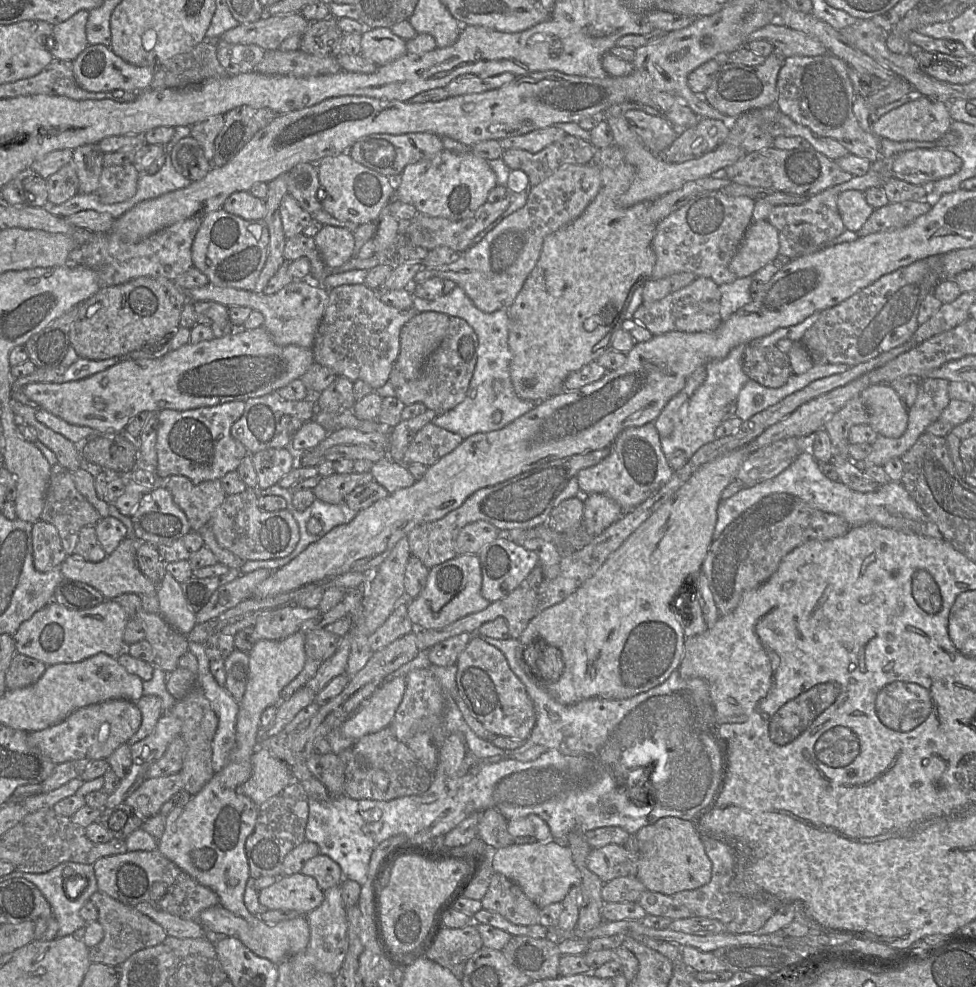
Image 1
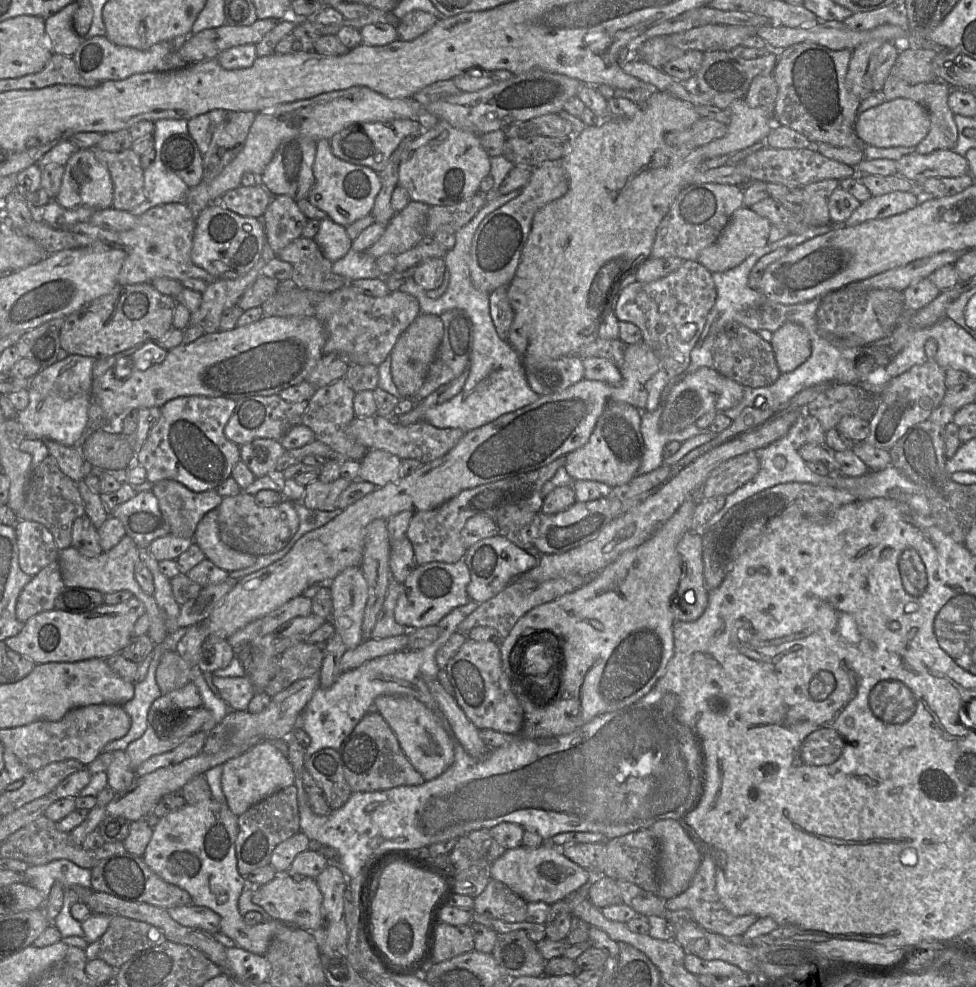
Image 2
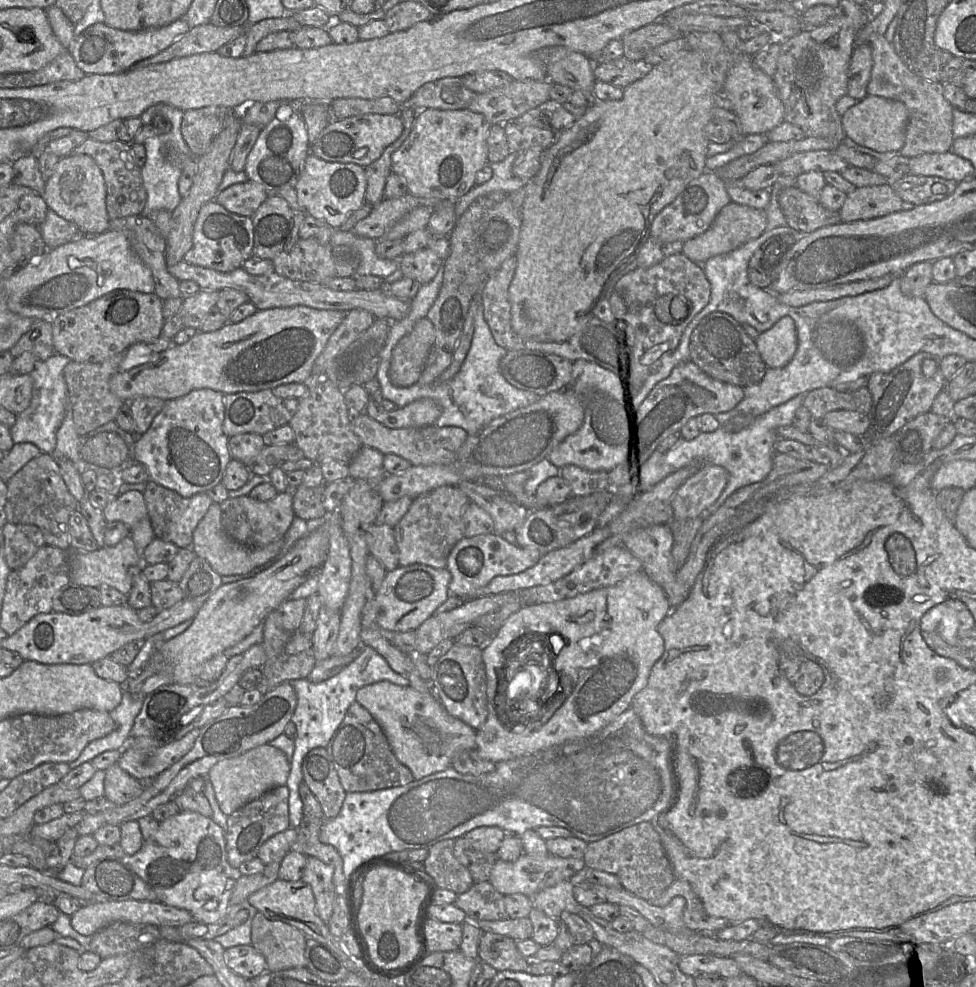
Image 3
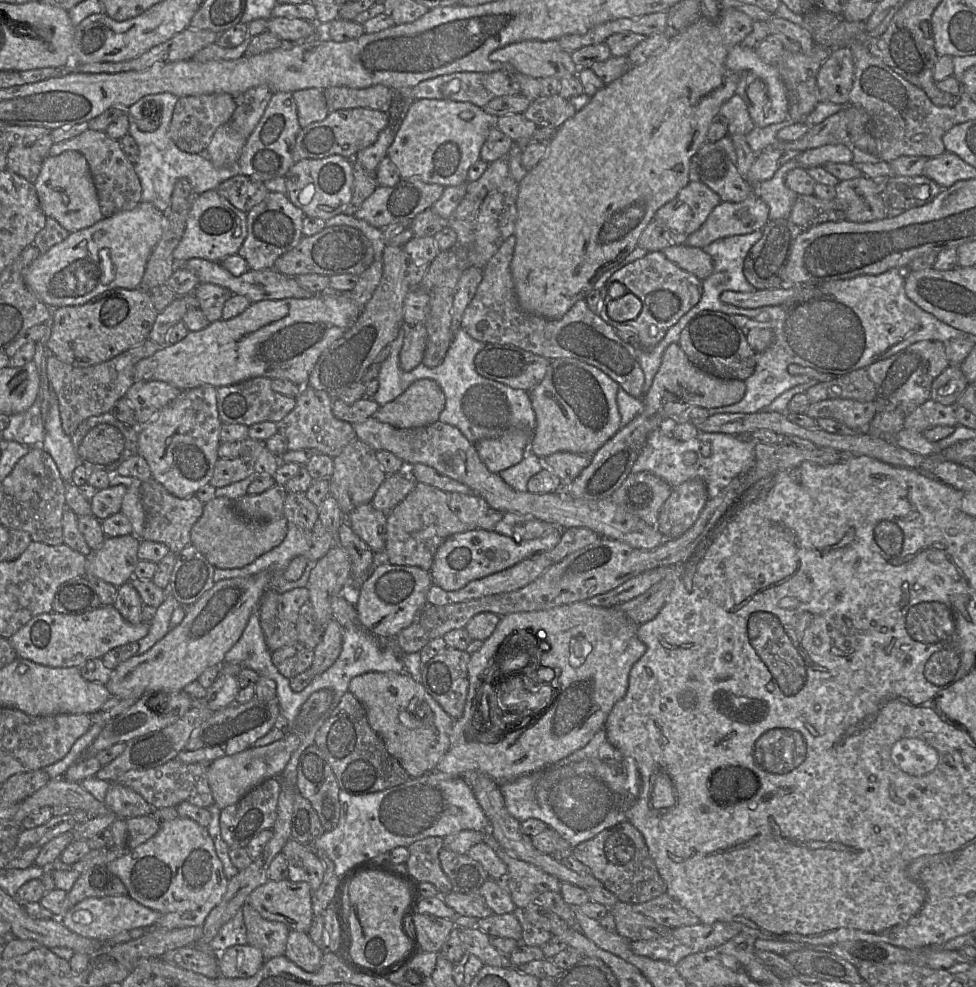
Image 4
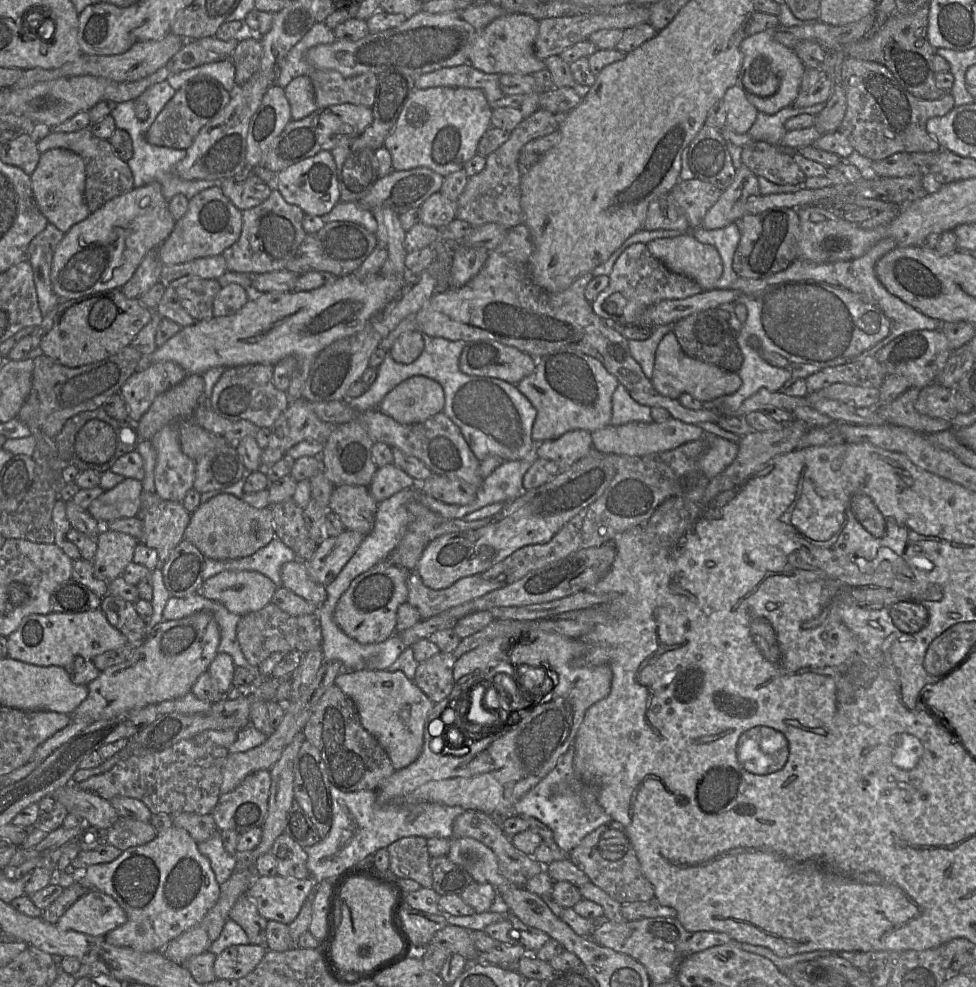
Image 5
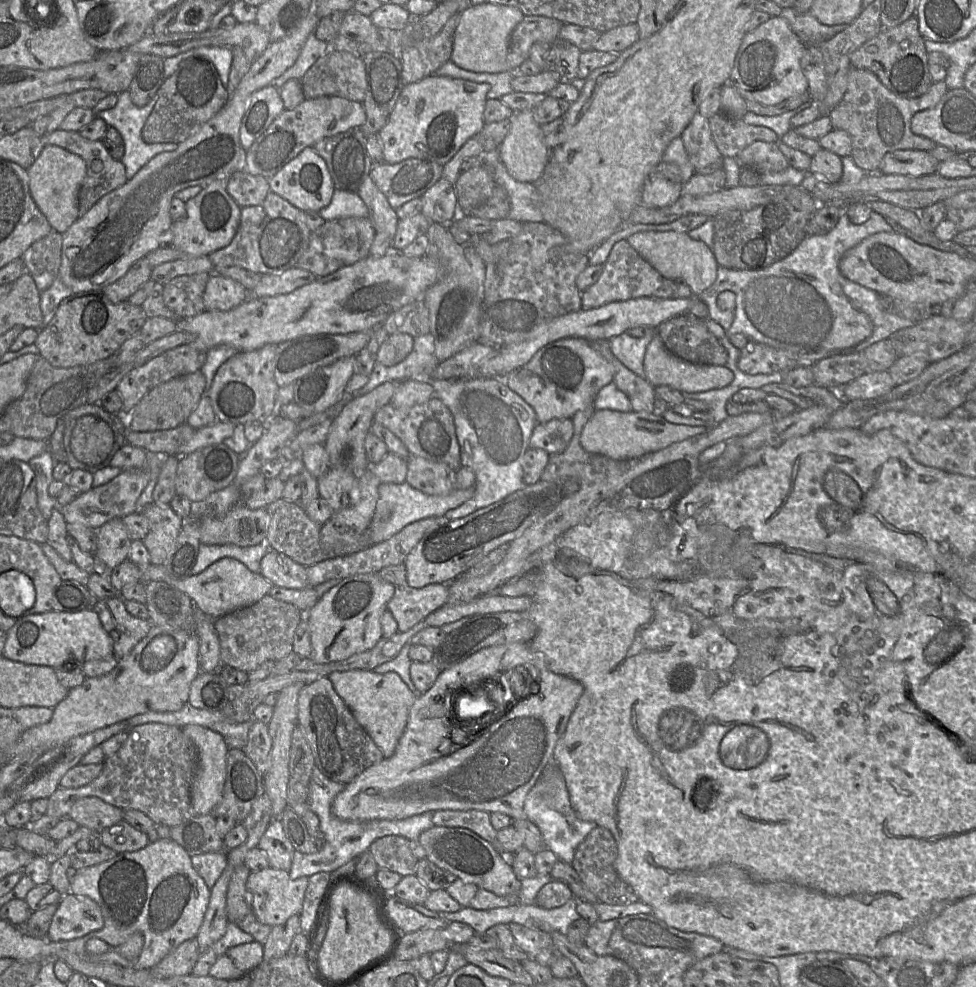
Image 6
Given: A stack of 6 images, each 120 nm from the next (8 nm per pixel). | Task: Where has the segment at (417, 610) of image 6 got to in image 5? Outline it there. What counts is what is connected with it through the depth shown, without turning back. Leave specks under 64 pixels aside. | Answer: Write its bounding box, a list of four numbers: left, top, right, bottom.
[406,570,508,620]

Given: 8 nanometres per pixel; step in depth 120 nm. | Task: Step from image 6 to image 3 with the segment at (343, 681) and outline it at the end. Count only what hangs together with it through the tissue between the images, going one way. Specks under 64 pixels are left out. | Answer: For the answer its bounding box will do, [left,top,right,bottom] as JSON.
[356,680,476,780]

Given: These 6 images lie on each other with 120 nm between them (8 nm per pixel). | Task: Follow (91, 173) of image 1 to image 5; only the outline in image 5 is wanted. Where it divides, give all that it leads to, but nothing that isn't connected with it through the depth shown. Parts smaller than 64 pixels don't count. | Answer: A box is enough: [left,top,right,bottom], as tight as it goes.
[31,148,91,233]

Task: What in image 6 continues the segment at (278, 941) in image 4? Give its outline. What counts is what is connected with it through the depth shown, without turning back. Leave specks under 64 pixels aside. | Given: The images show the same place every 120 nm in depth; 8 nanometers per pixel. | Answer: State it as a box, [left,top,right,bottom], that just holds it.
[227,864,253,923]

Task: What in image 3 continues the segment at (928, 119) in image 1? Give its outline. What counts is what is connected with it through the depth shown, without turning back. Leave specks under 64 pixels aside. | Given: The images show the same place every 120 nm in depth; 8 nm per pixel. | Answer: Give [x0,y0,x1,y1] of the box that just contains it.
[841,96,908,152]

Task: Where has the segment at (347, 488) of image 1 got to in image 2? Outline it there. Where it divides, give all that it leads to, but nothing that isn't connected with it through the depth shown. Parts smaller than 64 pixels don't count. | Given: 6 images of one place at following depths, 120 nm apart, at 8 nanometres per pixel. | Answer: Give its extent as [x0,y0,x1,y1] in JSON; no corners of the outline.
[301,478,352,511]

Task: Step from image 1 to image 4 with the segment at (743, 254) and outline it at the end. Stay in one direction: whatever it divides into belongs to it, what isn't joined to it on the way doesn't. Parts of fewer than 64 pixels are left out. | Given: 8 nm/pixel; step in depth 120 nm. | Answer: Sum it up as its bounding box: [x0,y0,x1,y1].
[685,187,768,248]

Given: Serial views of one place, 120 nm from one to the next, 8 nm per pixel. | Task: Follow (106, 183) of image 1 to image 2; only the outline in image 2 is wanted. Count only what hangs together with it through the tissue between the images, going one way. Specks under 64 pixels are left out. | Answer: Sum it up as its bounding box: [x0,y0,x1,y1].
[91,146,145,212]

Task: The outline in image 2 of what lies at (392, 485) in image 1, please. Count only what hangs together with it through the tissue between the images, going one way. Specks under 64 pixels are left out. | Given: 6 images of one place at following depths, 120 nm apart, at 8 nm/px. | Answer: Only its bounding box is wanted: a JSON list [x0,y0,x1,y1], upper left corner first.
[357,450,401,487]

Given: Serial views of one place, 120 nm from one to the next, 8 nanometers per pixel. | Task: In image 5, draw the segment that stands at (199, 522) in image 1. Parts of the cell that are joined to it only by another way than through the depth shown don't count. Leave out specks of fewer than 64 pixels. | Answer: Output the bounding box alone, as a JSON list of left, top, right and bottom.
[138,491,191,566]

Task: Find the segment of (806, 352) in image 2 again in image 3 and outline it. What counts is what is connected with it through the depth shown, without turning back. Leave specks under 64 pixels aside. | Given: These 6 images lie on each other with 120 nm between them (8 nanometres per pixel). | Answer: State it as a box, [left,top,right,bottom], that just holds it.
[754,317,798,368]

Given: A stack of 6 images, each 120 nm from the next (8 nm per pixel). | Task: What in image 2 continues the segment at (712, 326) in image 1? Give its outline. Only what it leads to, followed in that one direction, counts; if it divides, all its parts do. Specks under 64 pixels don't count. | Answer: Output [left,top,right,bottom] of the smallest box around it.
[614,260,716,411]

